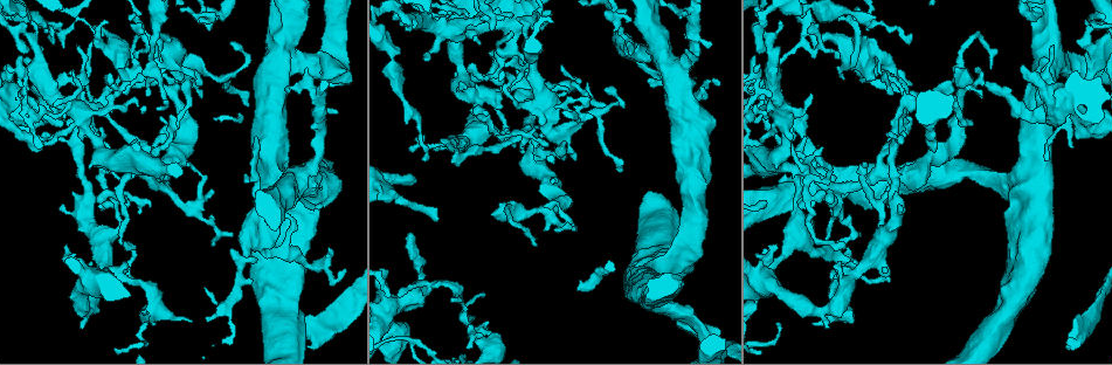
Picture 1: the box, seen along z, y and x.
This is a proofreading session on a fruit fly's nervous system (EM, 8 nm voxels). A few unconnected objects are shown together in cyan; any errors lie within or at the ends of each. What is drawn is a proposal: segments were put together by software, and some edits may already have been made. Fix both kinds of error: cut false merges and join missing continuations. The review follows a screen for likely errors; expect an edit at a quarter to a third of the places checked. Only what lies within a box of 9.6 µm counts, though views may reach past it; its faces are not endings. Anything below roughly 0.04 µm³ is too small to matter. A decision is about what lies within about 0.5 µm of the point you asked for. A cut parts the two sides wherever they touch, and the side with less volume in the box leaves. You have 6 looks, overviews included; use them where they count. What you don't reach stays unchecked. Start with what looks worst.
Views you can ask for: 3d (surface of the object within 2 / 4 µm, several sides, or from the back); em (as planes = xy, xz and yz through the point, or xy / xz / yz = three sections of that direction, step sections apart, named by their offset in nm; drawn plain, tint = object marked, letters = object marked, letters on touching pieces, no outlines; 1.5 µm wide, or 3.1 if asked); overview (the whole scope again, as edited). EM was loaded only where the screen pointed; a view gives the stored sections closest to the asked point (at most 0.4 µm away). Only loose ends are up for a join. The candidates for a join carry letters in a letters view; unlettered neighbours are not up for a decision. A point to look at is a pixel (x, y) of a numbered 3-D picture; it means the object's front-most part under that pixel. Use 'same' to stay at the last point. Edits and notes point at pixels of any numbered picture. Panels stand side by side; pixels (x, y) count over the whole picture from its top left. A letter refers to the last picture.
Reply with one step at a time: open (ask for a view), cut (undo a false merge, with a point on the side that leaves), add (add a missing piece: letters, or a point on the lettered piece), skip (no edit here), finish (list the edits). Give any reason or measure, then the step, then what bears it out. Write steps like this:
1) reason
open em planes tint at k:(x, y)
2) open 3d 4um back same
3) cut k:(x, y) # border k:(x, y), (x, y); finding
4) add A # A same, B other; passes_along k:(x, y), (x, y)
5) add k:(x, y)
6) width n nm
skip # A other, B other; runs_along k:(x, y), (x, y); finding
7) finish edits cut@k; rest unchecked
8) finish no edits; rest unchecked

open 3d 2um at 1:(906, 105)

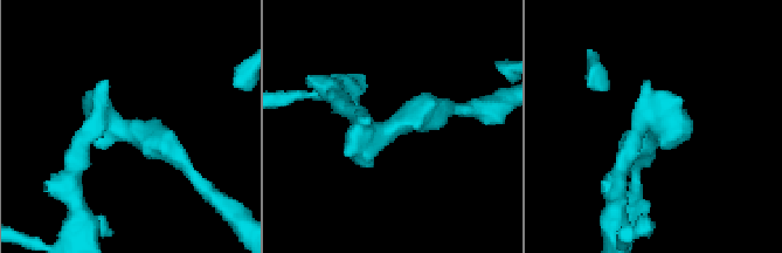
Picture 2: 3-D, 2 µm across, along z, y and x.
shape alone is not enough
open em planes letters at 2:(376, 133)

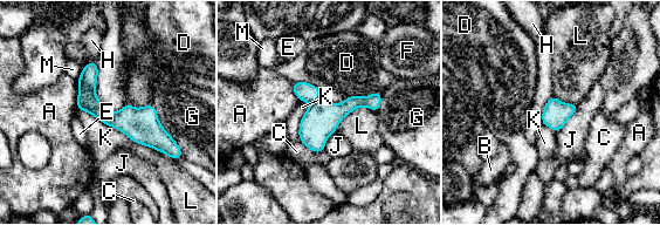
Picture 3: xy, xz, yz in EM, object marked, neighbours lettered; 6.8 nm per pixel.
longest_contact K 650 nm
skip # A other, B other, C other, D other, E other, F other, G other, H other, J other, K other, L other, M other; runs_along 3:(84, 70), (105, 117), (167, 141); continuous, no second neuron

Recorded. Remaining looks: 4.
sharp bend
open 3d 2um at 1:(63, 76)

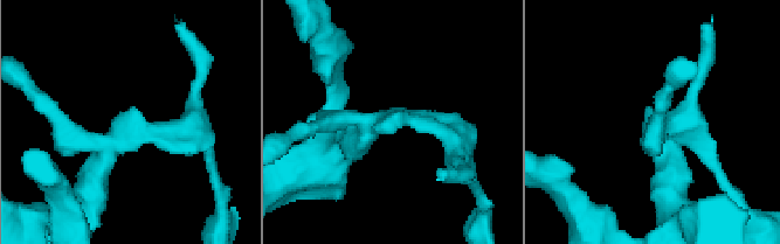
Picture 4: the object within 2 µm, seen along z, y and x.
need the tissue
open em planes tint at 4:(395, 117)

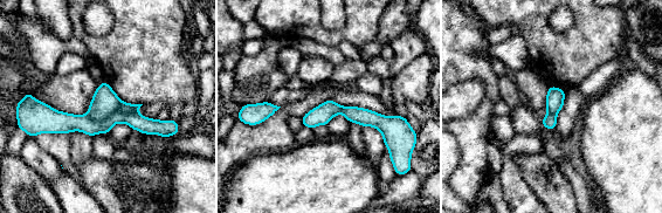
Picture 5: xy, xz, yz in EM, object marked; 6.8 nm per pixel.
what lies round it
open em planes letters same

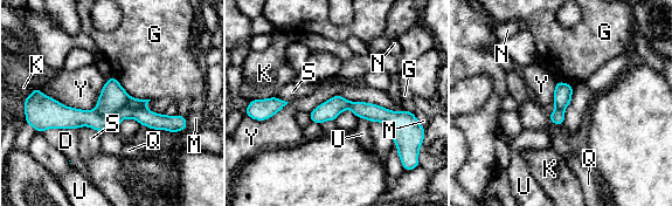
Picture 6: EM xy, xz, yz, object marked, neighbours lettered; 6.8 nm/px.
cut 6:(134, 109) # D other, G other, K other, M other, N other, Q other, S other, U other, Y other; a second neuron is stuck on

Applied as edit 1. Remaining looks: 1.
finish edits cut@6; rest unchecked

